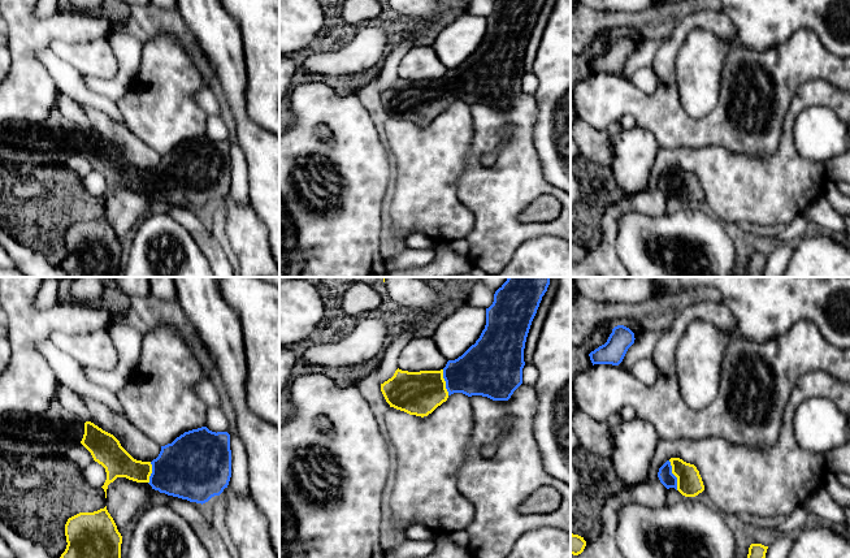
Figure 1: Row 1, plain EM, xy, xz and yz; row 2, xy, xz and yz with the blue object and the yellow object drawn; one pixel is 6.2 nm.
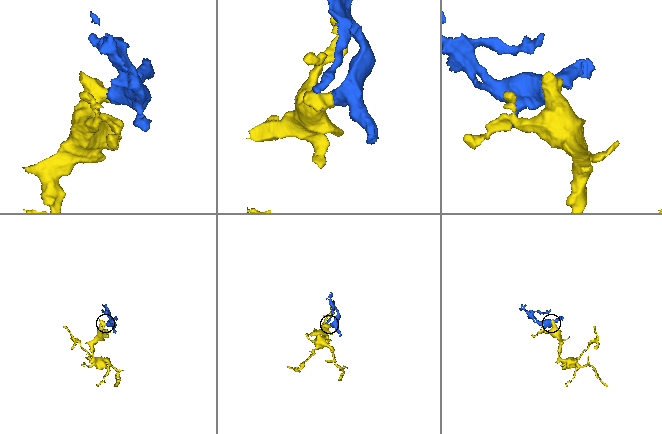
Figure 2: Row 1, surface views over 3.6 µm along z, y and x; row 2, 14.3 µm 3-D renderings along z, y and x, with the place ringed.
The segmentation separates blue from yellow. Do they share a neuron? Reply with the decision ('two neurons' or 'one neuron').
one neuron

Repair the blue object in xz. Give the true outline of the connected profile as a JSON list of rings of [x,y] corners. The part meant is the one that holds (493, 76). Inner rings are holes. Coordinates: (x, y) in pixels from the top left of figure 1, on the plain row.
[[[495,0],[493,13],[486,17],[485,38],[476,52],[457,68],[448,69],[441,79],[408,81],[398,77],[391,87],[381,92],[386,111],[390,116],[424,126],[454,101],[508,109],[522,92],[525,51],[545,1]]]

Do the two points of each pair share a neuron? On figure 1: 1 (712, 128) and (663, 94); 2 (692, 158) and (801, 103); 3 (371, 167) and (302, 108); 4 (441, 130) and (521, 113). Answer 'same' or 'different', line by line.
1: same
2: same
3: same
4: different

